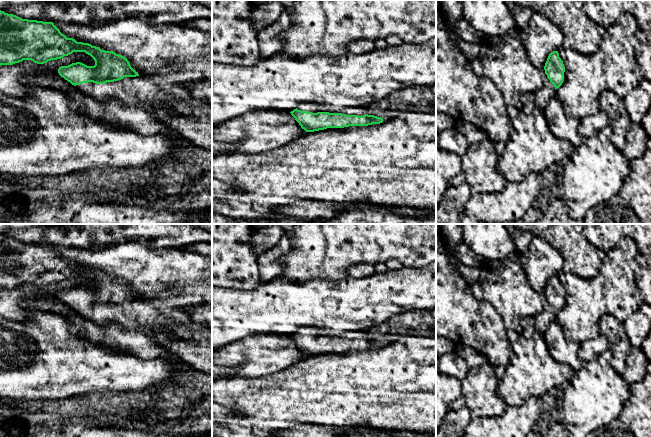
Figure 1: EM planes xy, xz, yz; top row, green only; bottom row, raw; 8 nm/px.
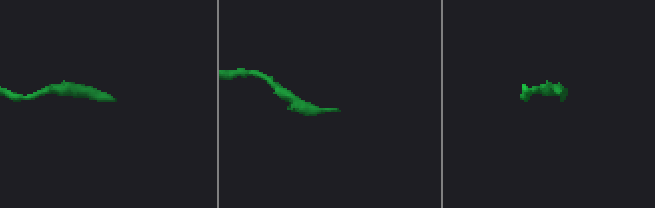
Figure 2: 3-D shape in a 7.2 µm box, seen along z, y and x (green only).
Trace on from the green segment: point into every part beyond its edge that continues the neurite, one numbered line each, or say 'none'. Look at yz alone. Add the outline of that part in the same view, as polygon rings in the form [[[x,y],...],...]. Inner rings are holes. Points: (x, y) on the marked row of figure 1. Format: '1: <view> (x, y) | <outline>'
1: yz (543, 95) | [[[547,78],[543,82],[543,86],[535,93],[535,105],[538,109],[545,110],[549,101],[556,97],[556,89],[550,80]]]

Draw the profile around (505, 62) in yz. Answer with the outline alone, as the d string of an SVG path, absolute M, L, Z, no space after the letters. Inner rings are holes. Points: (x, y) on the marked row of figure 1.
M508 32L499 37L481 36L481 49L478 59L483 65L483 74L489 78L498 88L506 105L520 109L521 97L524 94L534 94L543 86L544 72L535 67L523 45L522 40L516 32Z

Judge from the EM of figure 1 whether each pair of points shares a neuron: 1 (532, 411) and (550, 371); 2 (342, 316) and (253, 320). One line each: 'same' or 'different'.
1: different
2: same

